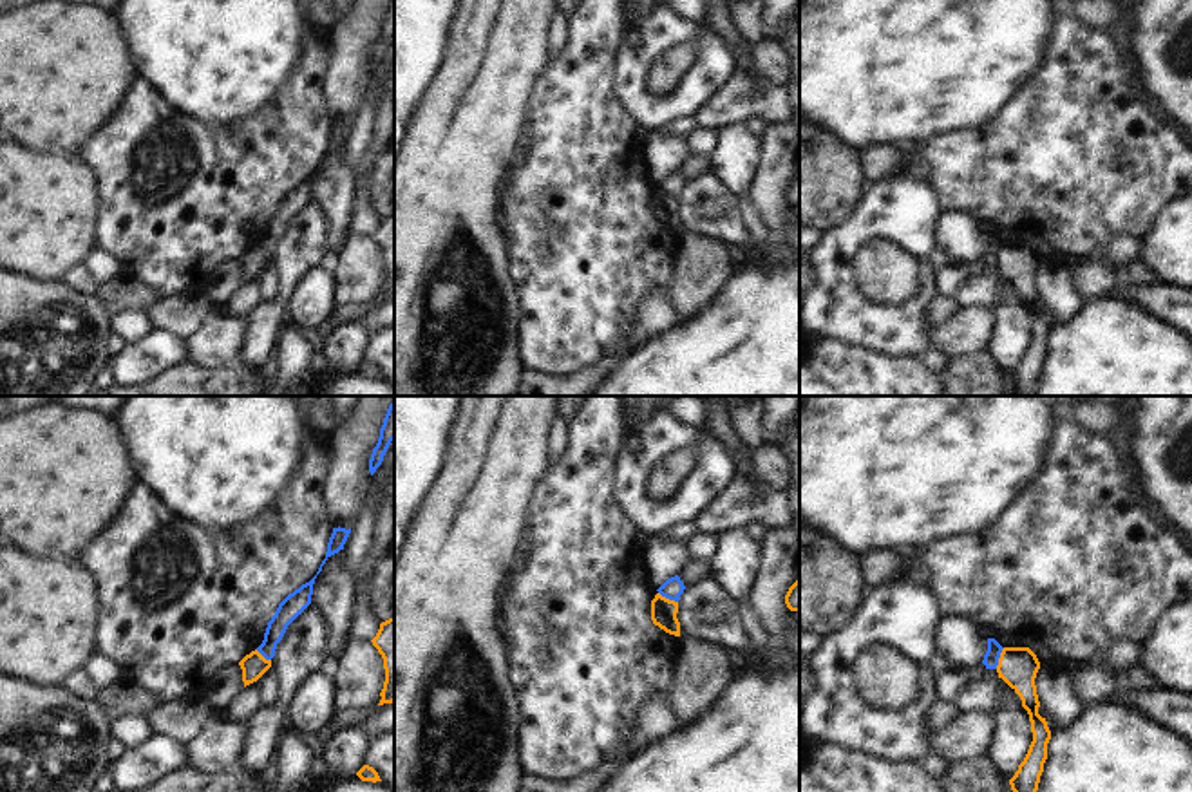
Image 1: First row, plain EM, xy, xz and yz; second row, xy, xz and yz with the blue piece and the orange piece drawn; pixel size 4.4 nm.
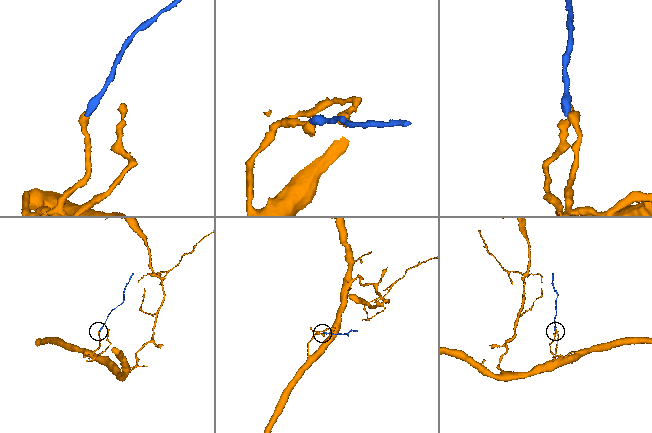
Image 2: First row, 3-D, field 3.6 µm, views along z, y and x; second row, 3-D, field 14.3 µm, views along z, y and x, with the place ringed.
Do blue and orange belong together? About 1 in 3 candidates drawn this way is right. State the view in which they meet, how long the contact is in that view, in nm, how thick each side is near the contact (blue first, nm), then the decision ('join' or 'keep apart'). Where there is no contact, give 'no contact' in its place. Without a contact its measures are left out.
meets blue in yz; contact 100 nm long; 70 nm thick on the blue side, 180 nm on the other; keep apart

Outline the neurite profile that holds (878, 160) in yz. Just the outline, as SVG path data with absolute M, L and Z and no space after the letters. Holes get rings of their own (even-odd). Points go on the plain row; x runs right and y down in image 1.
M875 143L866 146L859 152L865 181L868 183L895 172L895 168L910 157L915 146L919 145Z

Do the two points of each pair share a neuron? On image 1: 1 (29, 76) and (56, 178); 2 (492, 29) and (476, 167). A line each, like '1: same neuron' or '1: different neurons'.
1: different neurons
2: same neuron

